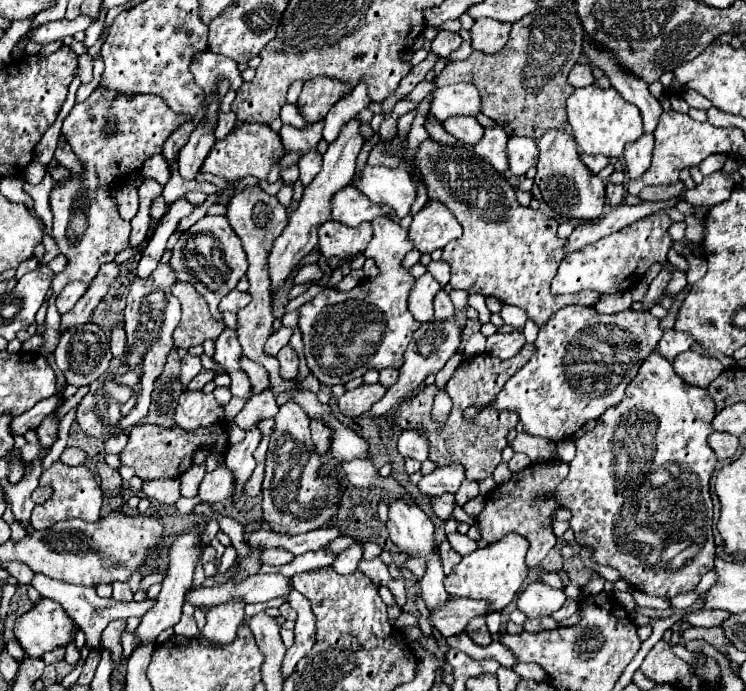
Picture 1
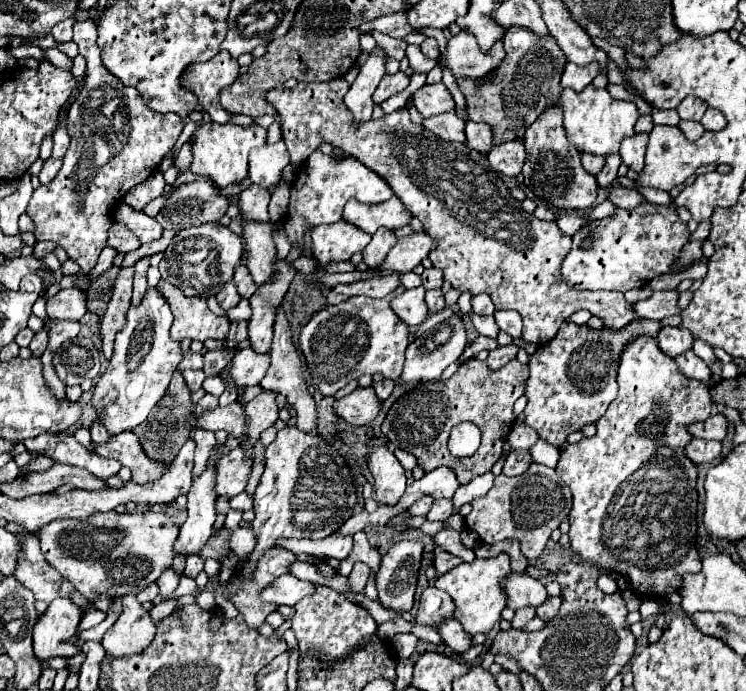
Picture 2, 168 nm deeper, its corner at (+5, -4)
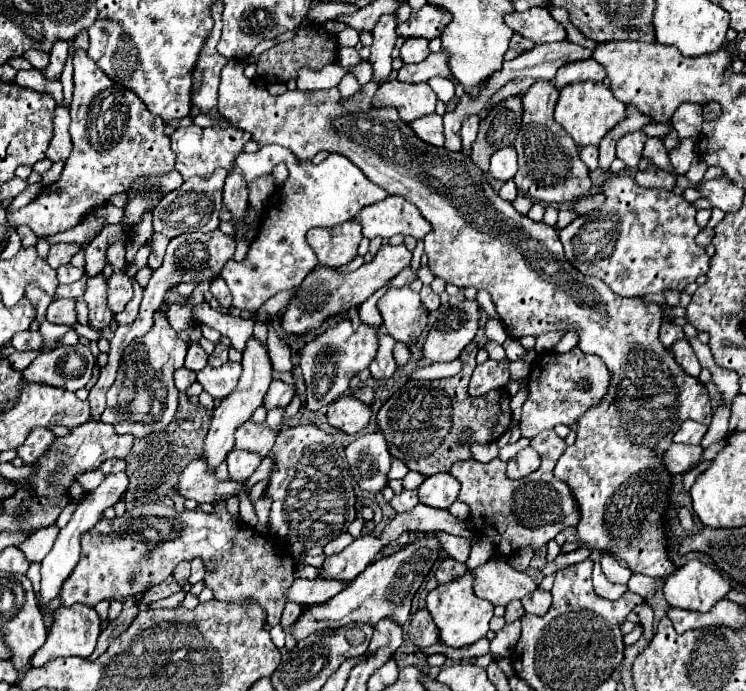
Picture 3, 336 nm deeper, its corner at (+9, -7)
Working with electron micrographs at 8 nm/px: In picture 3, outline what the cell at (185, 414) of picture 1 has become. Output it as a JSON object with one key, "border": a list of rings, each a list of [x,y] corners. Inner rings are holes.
{"border":[[[247,421],[243,427],[235,431],[235,447],[257,451],[261,457],[265,457],[273,449],[275,437],[277,433],[271,431],[265,423],[259,425],[259,423]]]}

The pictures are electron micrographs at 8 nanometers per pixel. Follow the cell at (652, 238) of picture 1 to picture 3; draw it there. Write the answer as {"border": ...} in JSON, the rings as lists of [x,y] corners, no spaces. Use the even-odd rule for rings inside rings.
{"border":[[[617,175],[607,179],[601,185],[601,193],[605,195],[605,203],[601,209],[577,217],[573,223],[559,231],[567,261],[575,269],[579,269],[583,275],[605,281],[611,291],[621,297],[643,297],[647,293],[659,293],[669,289],[683,291],[699,275],[707,273],[709,257],[705,249],[695,243],[701,227],[695,223],[697,209],[691,203],[667,189],[641,187],[629,175]]]}

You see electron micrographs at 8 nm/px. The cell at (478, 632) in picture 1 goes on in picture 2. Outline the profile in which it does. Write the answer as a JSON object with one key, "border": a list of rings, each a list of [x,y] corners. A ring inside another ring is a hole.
{"border":[[[451,618],[445,620],[445,624],[439,626],[439,634],[443,638],[443,642],[453,650],[453,652],[467,652],[471,648],[471,634],[467,634],[463,630],[463,626],[459,624],[459,620]]]}

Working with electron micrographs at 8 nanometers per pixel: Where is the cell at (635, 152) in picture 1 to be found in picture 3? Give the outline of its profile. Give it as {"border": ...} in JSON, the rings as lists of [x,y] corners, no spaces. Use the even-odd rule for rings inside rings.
{"border":[[[633,131],[633,133],[623,135],[617,141],[617,157],[621,161],[625,161],[627,167],[635,167],[639,163],[639,159],[641,159],[645,141],[647,141],[647,135],[643,131]]]}

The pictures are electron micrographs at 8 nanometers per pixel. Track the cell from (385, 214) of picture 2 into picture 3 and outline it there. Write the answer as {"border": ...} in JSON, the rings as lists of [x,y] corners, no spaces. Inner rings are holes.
{"border":[[[389,195],[381,203],[365,207],[359,217],[363,225],[363,235],[373,237],[393,237],[411,235],[423,239],[431,231],[431,223],[419,213],[419,209],[399,195]]]}

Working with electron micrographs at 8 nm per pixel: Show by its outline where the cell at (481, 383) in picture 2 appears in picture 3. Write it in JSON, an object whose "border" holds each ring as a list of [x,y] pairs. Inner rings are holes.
{"border":[[[471,343],[467,349],[463,349],[463,353],[459,355],[459,359],[463,361],[463,369],[457,375],[447,377],[447,379],[437,379],[437,381],[411,379],[403,387],[399,387],[379,409],[377,427],[387,435],[391,455],[395,459],[401,459],[411,471],[423,473],[425,477],[435,475],[435,473],[445,473],[453,467],[453,463],[469,459],[471,443],[489,443],[489,441],[501,437],[509,429],[509,425],[511,425],[511,407],[509,407],[511,395],[507,391],[495,389],[495,391],[489,391],[487,395],[481,395],[481,397],[467,395],[467,385],[469,385],[473,369],[477,365],[475,363],[477,349],[479,349],[477,343]],[[463,431],[471,431],[471,437],[465,443],[461,443]]]}

